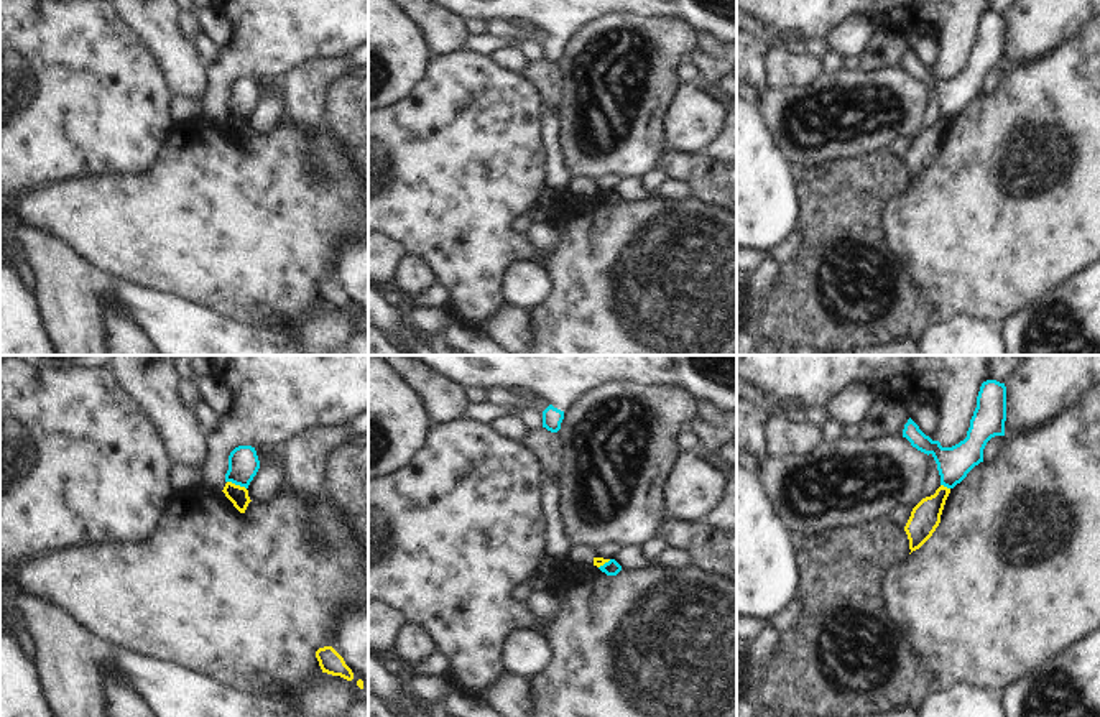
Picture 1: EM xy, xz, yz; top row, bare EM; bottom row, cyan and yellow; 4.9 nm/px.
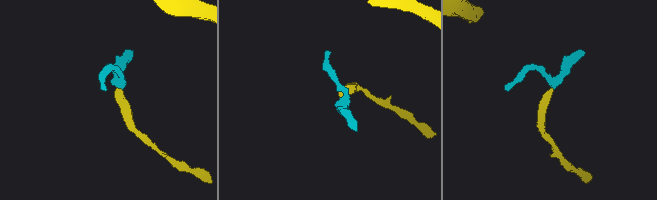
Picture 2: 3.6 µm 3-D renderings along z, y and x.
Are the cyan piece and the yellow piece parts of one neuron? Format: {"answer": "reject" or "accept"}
{"answer": "reject"}

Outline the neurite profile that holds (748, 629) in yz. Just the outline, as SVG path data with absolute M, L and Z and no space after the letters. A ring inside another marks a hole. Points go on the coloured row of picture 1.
M737 617L737 636L746 645L748 651L751 643L766 630L770 623L751 618Z

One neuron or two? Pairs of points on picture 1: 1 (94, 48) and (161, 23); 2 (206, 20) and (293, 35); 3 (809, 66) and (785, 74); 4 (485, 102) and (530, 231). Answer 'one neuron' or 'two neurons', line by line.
1: two neurons
2: two neurons
3: one neuron
4: two neurons

